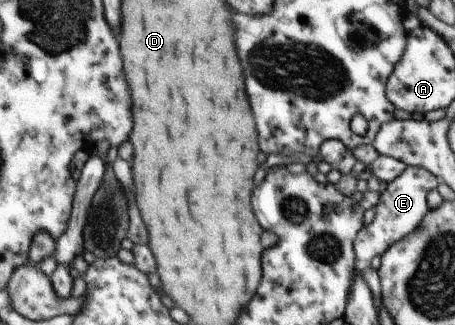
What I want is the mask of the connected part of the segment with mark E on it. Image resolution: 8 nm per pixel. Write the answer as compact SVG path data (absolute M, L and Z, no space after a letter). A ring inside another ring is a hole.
M406 167L402 174L387 183L386 189L380 193L379 201L374 207L373 220L358 231L356 241L353 243L358 260L370 261L374 256L384 254L398 240L414 232L428 212L424 196L436 184L438 180L434 178L433 173L422 167Z

